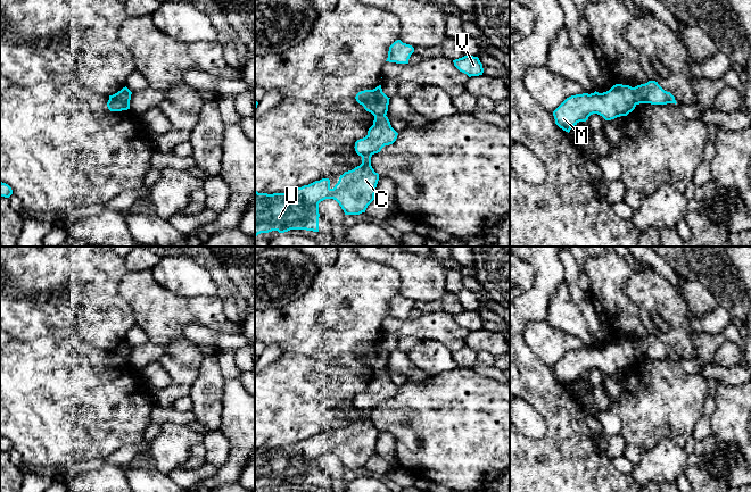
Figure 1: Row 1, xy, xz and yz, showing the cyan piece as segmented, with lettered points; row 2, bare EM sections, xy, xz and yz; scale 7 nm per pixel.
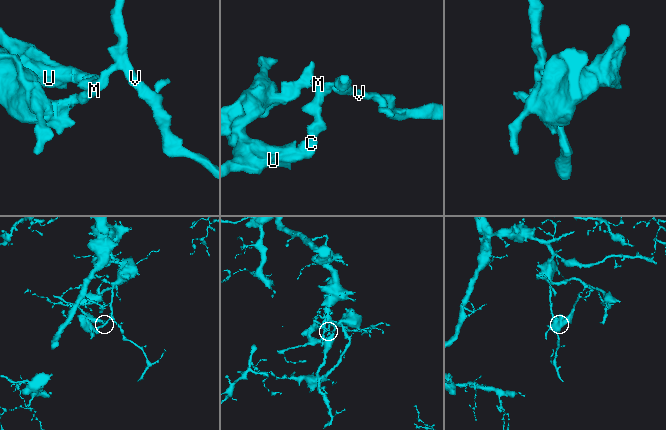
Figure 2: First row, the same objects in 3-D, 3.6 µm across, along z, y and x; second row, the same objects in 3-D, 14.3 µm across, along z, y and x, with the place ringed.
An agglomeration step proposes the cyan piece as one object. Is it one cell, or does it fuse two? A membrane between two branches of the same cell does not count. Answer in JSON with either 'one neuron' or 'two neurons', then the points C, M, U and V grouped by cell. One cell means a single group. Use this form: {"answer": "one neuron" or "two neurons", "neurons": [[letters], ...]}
{"answer": "one neuron", "neurons": [["C", "M", "U", "V"]]}

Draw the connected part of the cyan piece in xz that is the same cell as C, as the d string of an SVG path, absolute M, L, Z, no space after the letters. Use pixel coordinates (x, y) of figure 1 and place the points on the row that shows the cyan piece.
M381 85L373 90L364 90L356 94L356 101L364 109L374 116L373 125L369 128L368 135L355 142L355 151L362 157L362 164L352 170L340 175L333 189L330 187L330 180L322 178L308 185L297 187L284 193L258 193L255 190L255 236L261 233L278 231L284 233L290 230L306 230L319 232L319 203L325 199L336 200L345 215L360 215L365 212L368 206L374 200L376 187L379 174L371 166L371 157L381 151L385 145L393 144L398 133L391 127L387 111L389 99L381 89Z

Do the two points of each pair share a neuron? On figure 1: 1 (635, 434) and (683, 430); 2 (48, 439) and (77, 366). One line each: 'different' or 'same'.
1: same
2: same

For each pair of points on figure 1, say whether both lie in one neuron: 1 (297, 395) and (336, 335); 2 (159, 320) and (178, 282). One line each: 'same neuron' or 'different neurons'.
1: different neurons
2: different neurons

